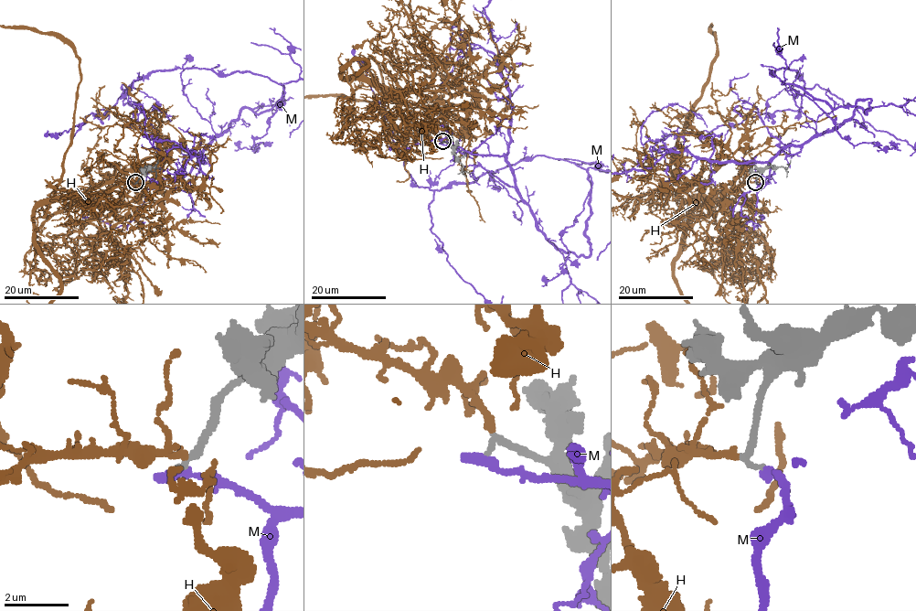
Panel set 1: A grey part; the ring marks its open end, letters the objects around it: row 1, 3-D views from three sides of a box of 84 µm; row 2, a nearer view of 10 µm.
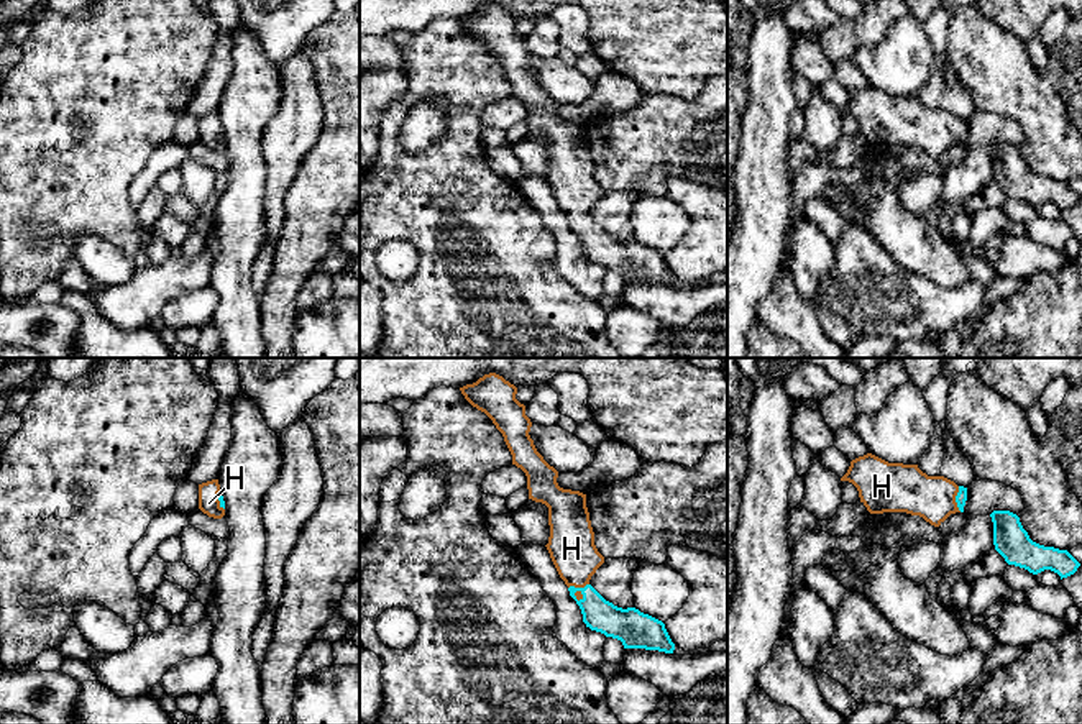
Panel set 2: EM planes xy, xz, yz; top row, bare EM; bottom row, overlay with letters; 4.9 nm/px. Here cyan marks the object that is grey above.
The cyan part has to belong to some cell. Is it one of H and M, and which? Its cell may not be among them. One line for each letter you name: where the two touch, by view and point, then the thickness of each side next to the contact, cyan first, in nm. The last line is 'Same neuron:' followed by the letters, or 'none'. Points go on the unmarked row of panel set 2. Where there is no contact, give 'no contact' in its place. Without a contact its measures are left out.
H: contact xz (580, 222); calibres 160 and 220 nm
Same neuron: H

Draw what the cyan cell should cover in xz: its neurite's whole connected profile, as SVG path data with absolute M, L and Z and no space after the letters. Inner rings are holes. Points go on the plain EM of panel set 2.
M489 5L460 23L502 66L512 97L527 108L529 131L548 140L550 169L545 179L586 259L621 273L624 281L673 286L675 276L662 253L635 240L617 240L589 217L604 189L594 177L586 126L558 118L558 103L543 92L529 67L532 54L525 38L516 31L517 20Z

